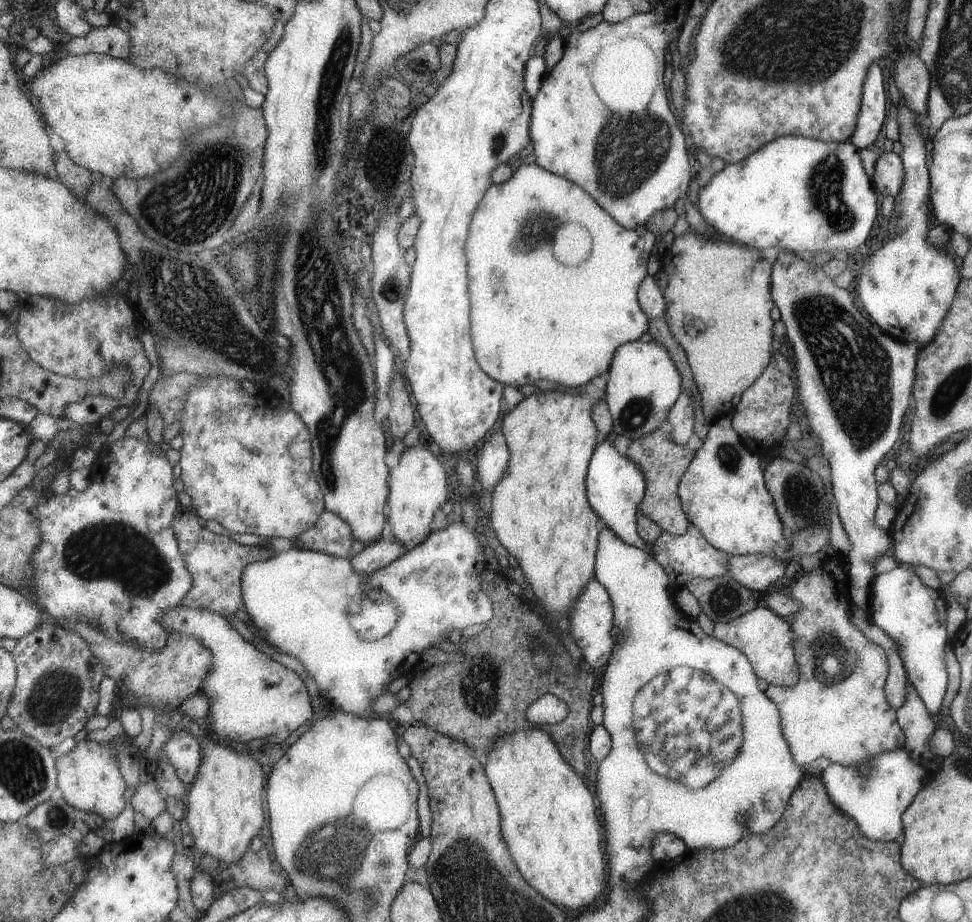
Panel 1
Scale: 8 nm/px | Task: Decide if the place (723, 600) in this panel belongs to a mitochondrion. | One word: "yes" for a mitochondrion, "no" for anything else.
yes

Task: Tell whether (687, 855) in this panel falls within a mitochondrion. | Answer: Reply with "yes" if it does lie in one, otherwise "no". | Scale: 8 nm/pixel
no

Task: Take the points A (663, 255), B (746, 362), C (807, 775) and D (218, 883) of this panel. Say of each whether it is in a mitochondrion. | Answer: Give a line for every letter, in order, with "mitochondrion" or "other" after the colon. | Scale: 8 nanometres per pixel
A: other
B: other
C: other
D: other

